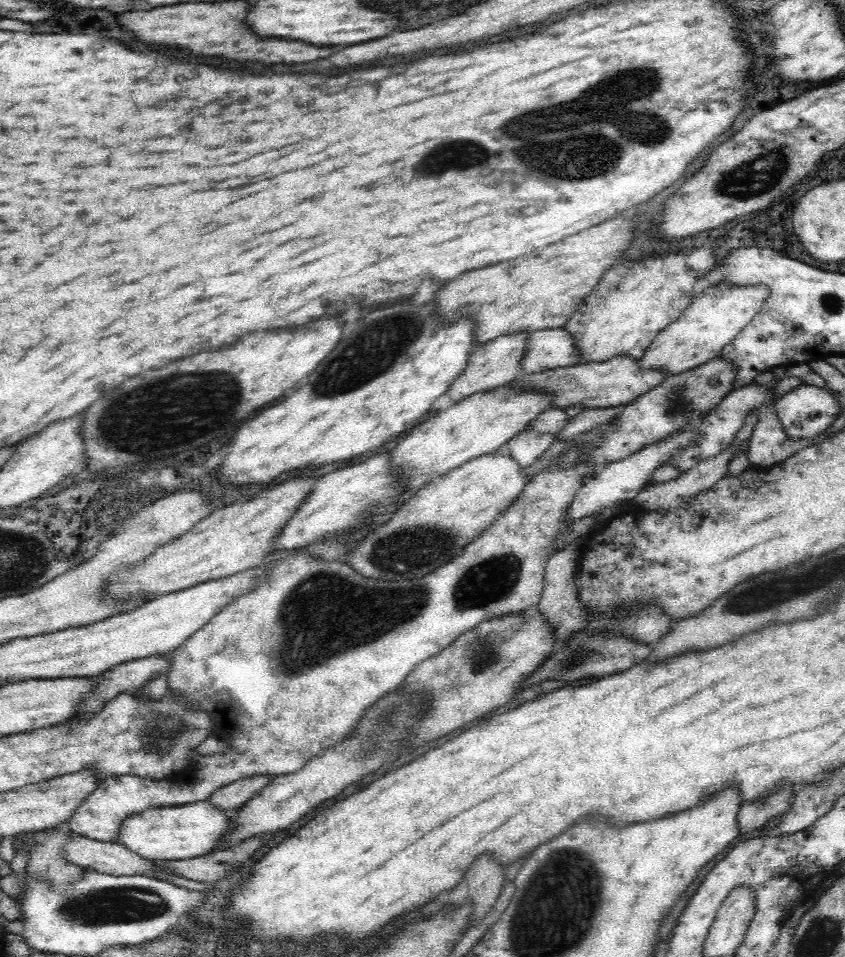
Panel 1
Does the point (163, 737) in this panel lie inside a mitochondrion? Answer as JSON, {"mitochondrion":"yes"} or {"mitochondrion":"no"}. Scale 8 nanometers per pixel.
{"mitochondrion":"yes"}

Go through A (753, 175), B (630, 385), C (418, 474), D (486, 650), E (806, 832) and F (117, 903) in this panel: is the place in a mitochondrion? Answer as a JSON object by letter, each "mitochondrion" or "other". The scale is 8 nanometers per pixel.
{"A":"mitochondrion","B":"other","C":"other","D":"mitochondrion","E":"other","F":"mitochondrion"}

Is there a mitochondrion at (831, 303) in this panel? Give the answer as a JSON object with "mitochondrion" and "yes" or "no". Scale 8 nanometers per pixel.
{"mitochondrion":"yes"}

